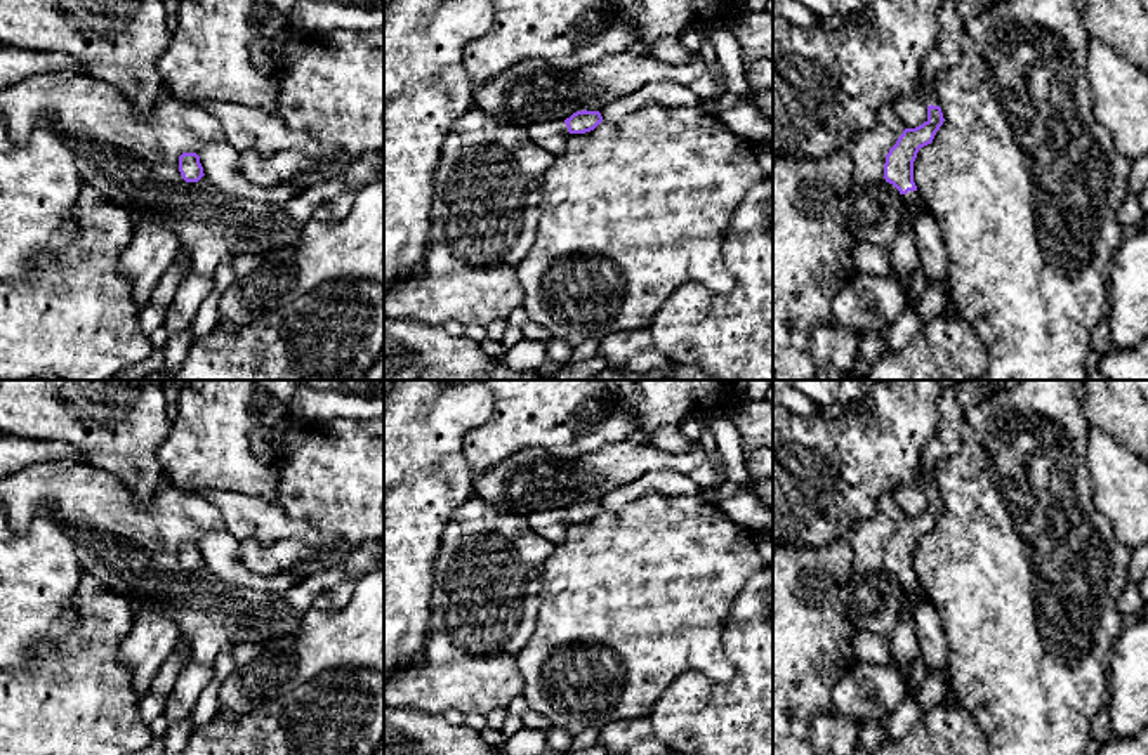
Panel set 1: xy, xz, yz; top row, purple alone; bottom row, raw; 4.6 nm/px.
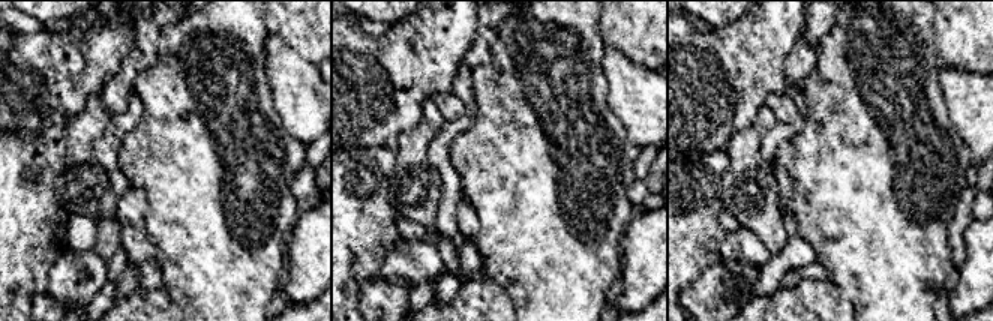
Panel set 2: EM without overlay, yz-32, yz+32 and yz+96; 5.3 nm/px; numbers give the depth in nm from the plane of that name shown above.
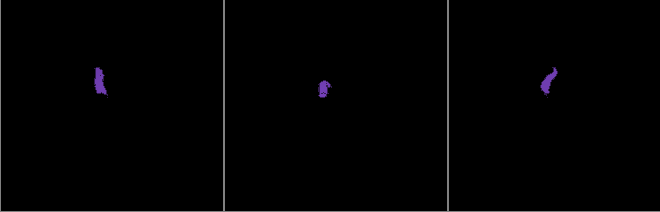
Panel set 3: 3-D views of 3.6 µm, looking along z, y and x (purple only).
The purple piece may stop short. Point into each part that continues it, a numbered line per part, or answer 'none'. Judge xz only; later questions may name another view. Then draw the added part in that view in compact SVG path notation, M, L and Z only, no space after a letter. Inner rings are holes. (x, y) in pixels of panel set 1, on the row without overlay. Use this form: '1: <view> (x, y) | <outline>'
none

